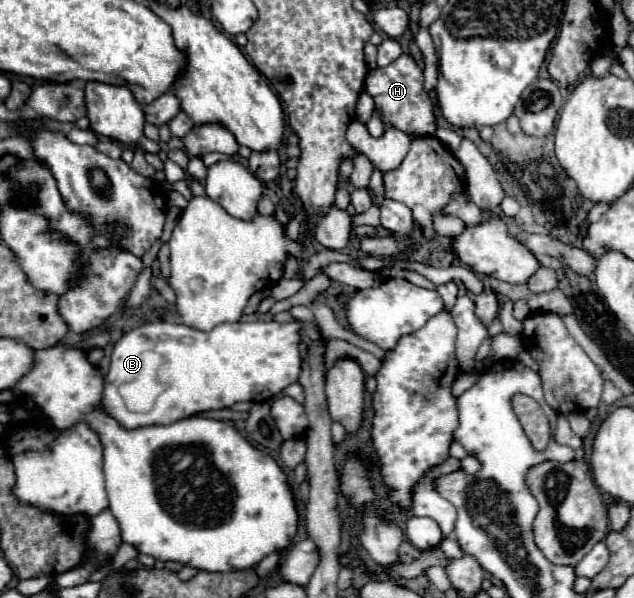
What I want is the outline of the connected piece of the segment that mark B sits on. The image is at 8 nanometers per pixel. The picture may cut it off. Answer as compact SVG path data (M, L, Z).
M165 320L141 324L131 332L125 332L113 348L111 366L105 376L101 410L113 416L123 428L143 428L149 424L173 424L199 412L229 408L235 402L265 402L285 386L299 380L301 330L301 320L285 324L275 320L219 324L211 332L201 332L185 324L173 324Z

